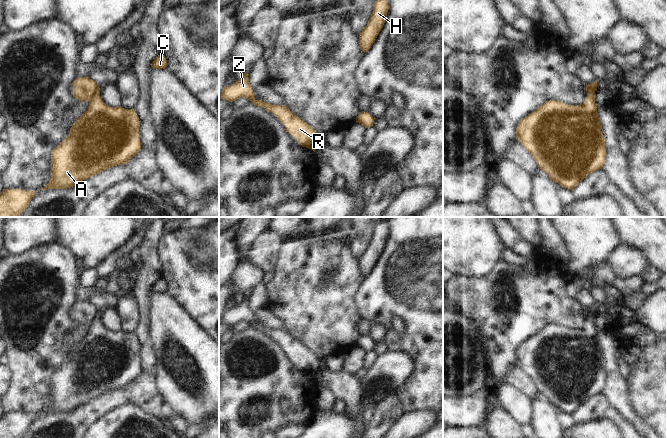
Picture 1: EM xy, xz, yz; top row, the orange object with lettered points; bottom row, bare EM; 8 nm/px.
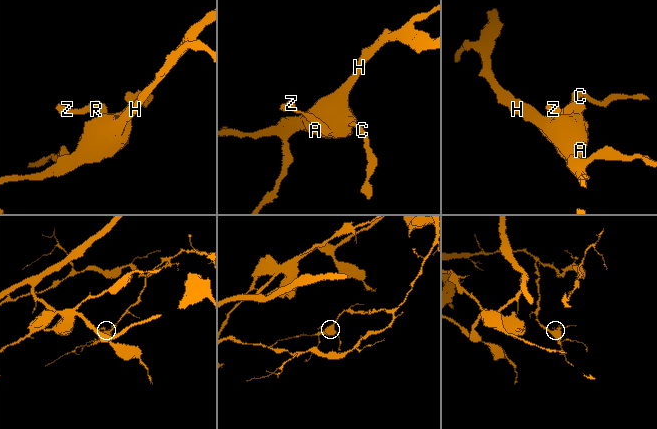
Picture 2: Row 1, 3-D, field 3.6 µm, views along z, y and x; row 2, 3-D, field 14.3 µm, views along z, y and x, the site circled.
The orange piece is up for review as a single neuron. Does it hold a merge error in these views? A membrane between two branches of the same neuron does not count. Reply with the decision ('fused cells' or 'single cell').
fused cells

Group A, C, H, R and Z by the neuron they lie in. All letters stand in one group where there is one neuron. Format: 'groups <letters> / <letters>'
groups A C H / R Z

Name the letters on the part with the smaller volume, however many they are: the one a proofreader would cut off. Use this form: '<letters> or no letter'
R, Z

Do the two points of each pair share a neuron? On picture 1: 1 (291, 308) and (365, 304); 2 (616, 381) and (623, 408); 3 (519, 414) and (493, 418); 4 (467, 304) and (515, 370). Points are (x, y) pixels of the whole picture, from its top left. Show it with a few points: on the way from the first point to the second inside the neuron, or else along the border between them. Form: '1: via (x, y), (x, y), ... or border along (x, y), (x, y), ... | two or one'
1: border along (362, 281), (356, 297), (356, 307), (361, 318) | two
2: via (616, 388), (619, 401) | one
3: border along (496, 403), (522, 425) | two
4: border along (515, 362), (502, 380) | two

